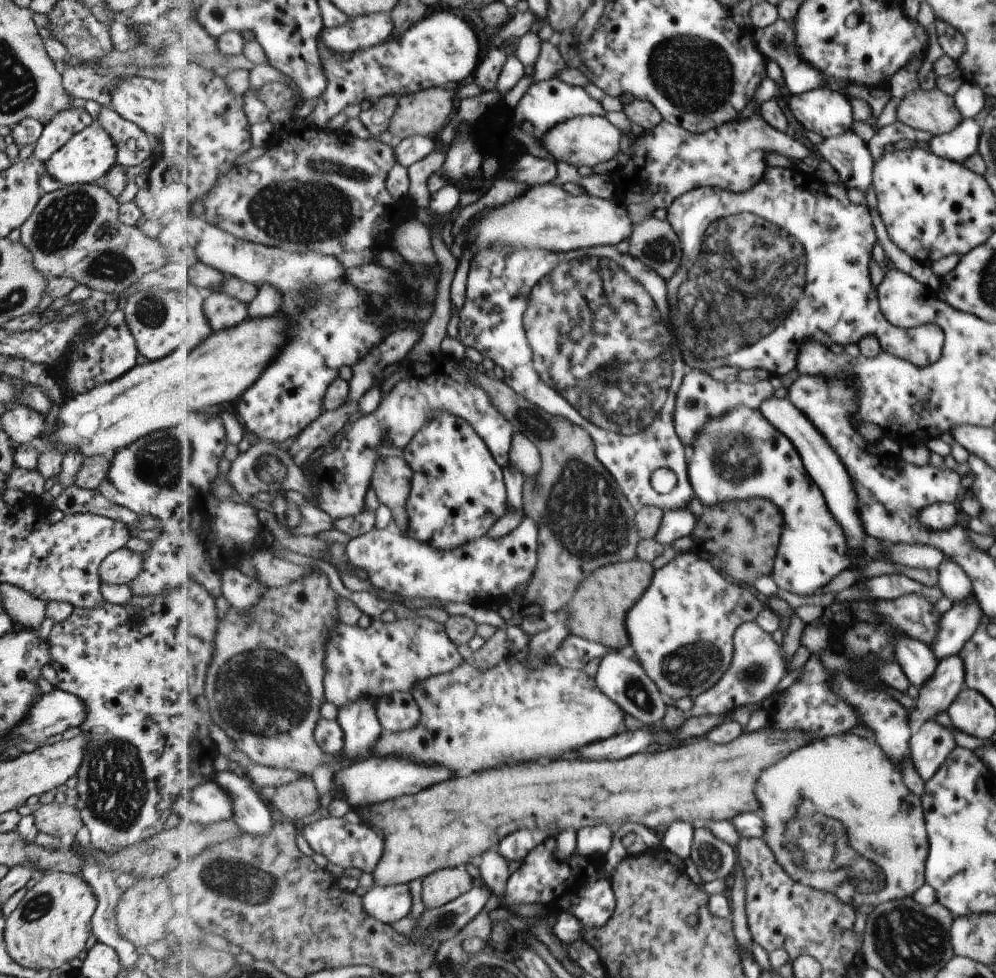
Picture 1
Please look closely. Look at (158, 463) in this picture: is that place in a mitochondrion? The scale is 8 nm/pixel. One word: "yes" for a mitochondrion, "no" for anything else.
yes

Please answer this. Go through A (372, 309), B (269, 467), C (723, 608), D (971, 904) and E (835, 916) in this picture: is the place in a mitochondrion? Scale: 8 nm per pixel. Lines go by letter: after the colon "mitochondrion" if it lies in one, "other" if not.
A: other
B: mitochondrion
C: other
D: other
E: other

